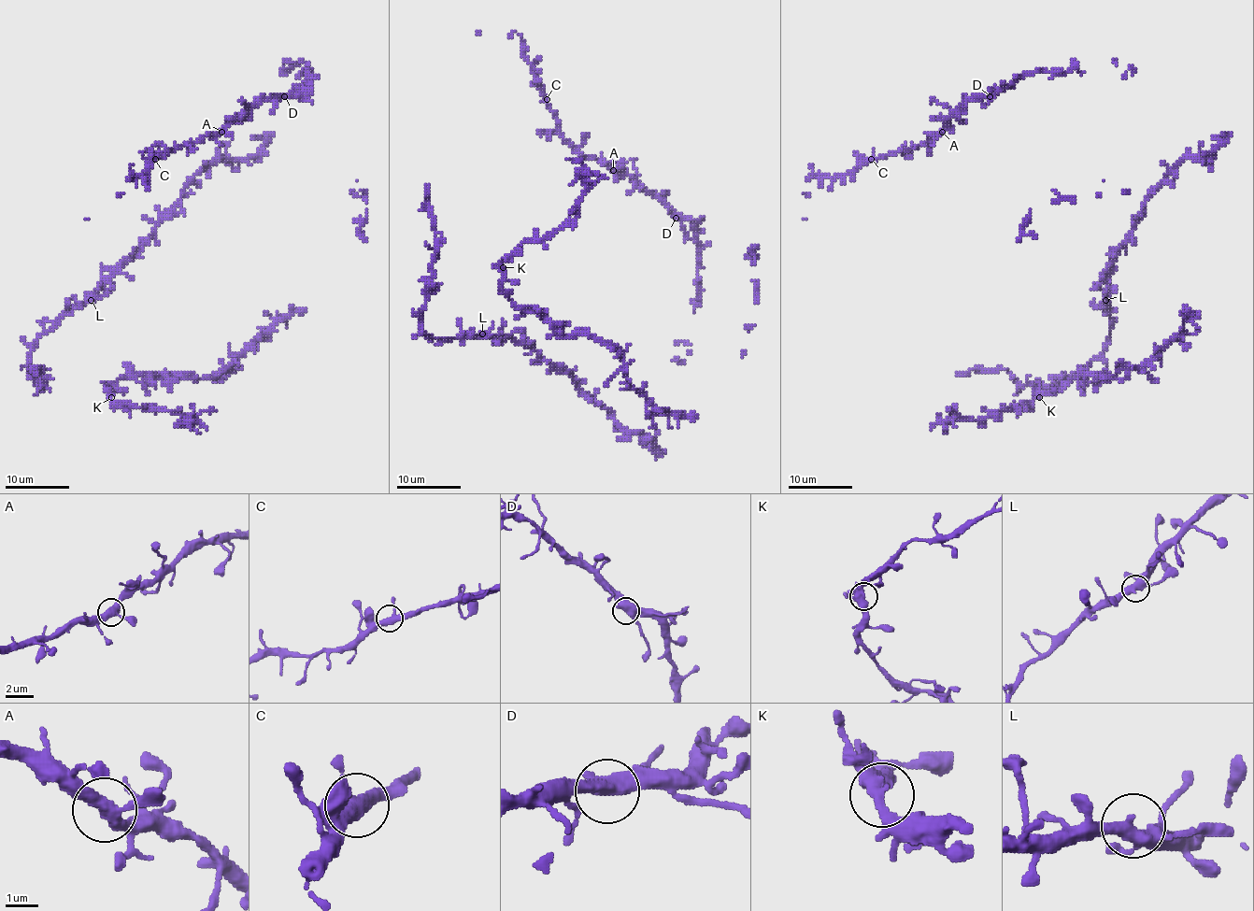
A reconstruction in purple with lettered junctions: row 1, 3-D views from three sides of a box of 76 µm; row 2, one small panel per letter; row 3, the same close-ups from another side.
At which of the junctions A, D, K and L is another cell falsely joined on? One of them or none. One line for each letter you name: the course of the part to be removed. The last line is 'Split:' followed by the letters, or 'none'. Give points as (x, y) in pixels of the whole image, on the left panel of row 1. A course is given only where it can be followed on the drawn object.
Split: none

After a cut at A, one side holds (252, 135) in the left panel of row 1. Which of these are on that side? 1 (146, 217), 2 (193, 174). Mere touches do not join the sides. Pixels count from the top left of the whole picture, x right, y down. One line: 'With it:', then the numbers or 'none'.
With it: 1, 2

